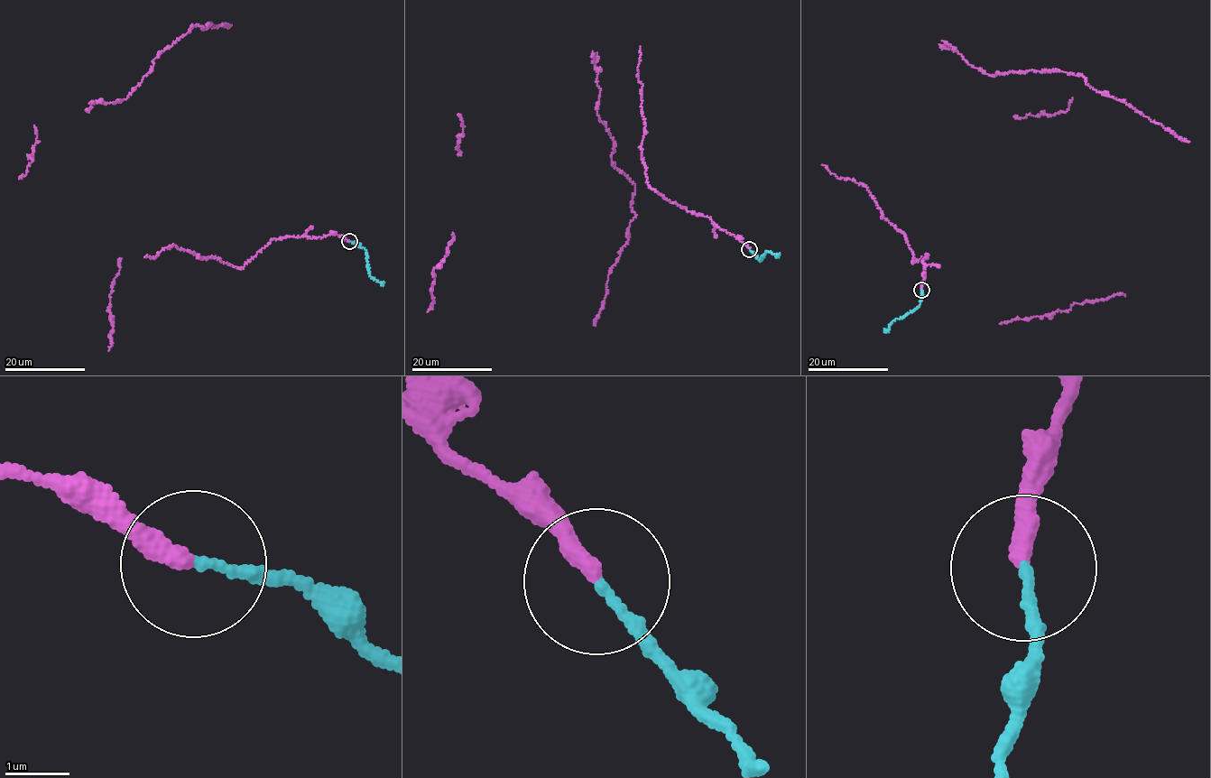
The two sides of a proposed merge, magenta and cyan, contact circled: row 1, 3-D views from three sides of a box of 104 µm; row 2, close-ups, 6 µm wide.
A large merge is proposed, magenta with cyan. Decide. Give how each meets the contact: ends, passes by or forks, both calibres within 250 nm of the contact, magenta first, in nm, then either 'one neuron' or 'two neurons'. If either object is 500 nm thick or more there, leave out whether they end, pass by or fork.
magenta ends there; cyan ends there; 280 nm thick on the magenta side, 140 nm on the other; one neuron

